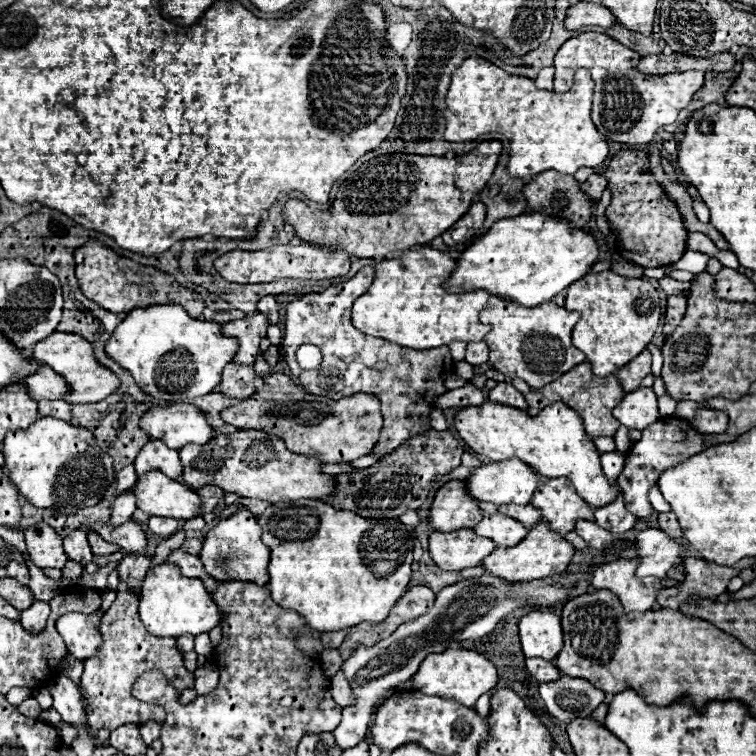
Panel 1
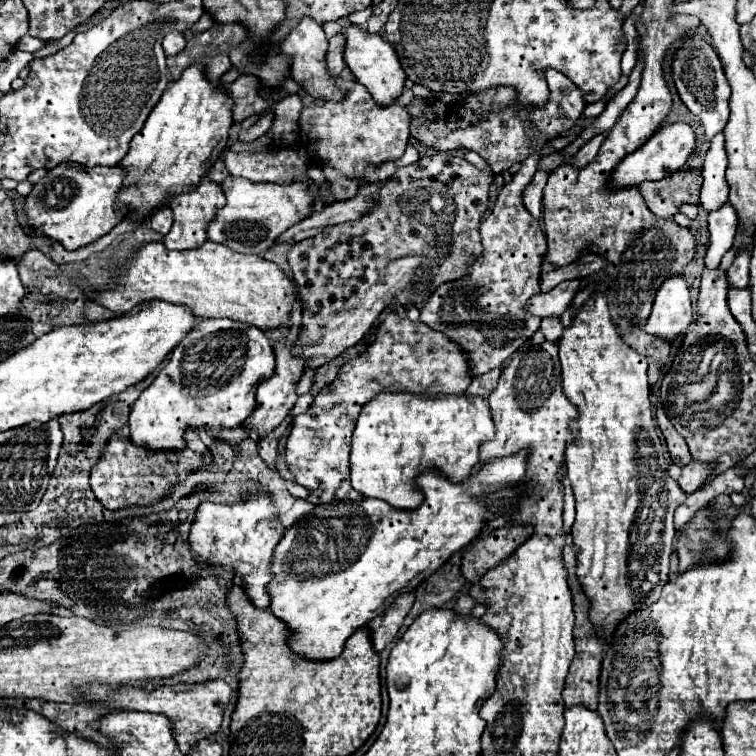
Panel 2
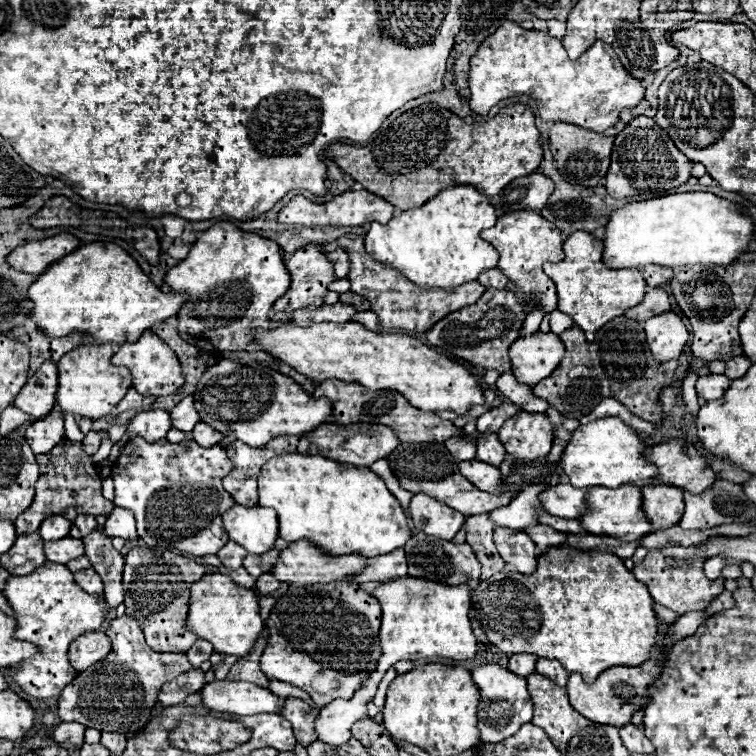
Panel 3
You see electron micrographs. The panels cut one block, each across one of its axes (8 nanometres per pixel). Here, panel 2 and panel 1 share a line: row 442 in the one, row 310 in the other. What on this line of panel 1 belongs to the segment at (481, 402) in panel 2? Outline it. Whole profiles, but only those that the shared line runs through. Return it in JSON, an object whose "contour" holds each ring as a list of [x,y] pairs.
{"contour":[[[416,246],[402,252],[400,258],[376,264],[372,286],[354,302],[352,324],[368,336],[384,338],[412,350],[430,350],[450,346],[452,342],[482,342],[490,332],[490,324],[482,324],[478,314],[484,310],[490,294],[486,290],[448,294],[442,282],[454,266],[456,260],[430,246]]]}

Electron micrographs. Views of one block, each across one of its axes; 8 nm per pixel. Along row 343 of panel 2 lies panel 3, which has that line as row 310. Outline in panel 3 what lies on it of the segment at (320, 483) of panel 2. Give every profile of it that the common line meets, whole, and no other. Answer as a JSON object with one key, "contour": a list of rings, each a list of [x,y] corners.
{"contour":[[[346,234],[346,236],[340,236],[334,244],[338,248],[346,250],[350,256],[350,262],[352,262],[350,272],[348,272],[350,292],[370,298],[372,310],[378,314],[378,320],[384,328],[402,328],[402,330],[426,332],[428,326],[434,326],[432,322],[438,322],[440,318],[444,318],[446,314],[450,314],[454,310],[460,310],[462,306],[474,304],[482,296],[482,292],[486,290],[478,280],[472,280],[472,282],[466,282],[466,284],[454,286],[454,288],[426,288],[424,290],[424,288],[418,288],[408,278],[402,278],[402,274],[396,268],[390,268],[382,262],[376,262],[364,250],[362,236]]]}

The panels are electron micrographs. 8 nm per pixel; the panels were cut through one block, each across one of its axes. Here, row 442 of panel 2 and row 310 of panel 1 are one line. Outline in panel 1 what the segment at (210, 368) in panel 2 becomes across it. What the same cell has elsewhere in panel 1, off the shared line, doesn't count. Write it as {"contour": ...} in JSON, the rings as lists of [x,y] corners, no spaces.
{"contour":[[[158,304],[132,310],[106,342],[106,354],[132,374],[142,392],[166,400],[190,400],[210,394],[222,380],[222,368],[234,360],[236,338],[224,338],[220,324],[194,320],[182,306]]]}

